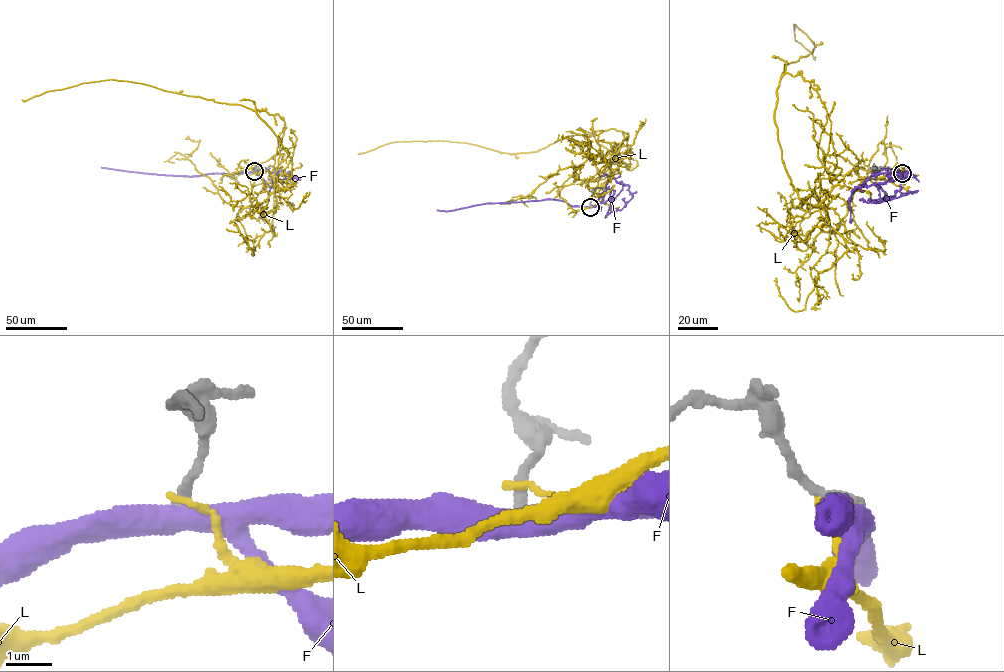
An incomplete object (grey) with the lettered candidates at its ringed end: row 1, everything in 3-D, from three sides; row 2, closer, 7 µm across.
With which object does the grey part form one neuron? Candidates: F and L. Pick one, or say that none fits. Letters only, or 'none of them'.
none of them

